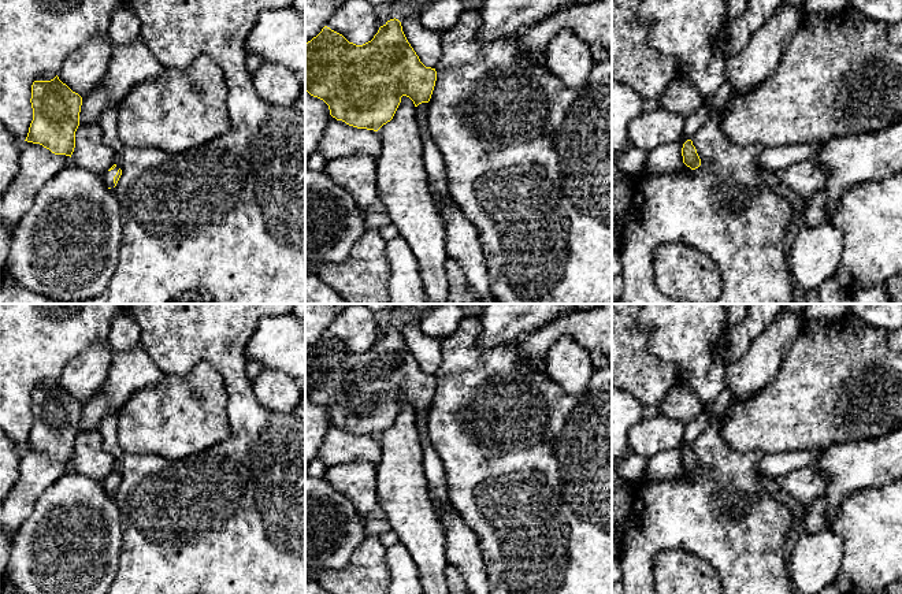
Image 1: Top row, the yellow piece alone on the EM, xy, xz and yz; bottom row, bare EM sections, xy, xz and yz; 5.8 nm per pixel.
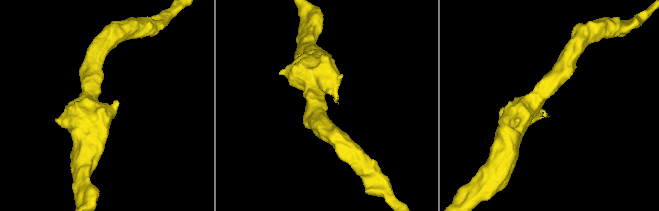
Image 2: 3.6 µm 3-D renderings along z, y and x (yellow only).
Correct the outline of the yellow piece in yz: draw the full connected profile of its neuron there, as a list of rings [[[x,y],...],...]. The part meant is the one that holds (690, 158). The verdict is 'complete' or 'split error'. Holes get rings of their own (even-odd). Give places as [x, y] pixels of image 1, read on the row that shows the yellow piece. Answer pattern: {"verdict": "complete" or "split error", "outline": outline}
{"verdict": "complete", "outline": [[[687,140],[683,144],[682,156],[683,156],[683,163],[687,167],[690,167],[691,170],[695,170],[695,168],[698,168],[701,166],[701,159],[698,156],[697,149],[693,145],[693,141],[691,140]]]}

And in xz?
{"verdict": "complete", "outline": [[[396,18],[363,45],[349,42],[327,26],[305,42],[305,90],[323,100],[333,118],[357,129],[378,131],[393,119],[402,96],[409,97],[415,107],[428,103],[435,81],[435,68],[420,62]]]}

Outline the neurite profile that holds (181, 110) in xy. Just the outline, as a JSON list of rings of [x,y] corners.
[[[205,55],[185,70],[164,68],[160,77],[136,85],[118,103],[118,134],[127,146],[157,148],[179,153],[198,148],[230,131],[227,85],[222,68]]]

